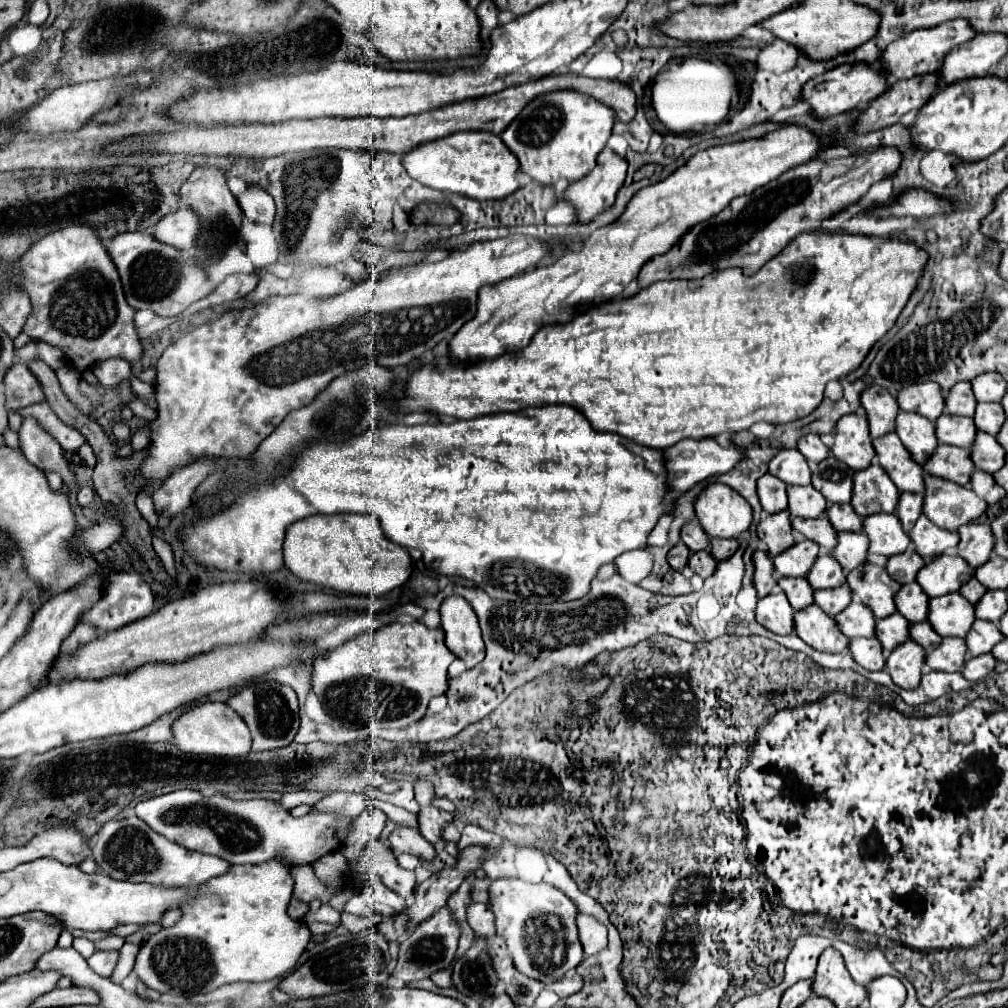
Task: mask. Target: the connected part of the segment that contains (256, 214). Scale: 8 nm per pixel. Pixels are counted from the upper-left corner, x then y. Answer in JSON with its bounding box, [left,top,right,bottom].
[238,184,276,224]

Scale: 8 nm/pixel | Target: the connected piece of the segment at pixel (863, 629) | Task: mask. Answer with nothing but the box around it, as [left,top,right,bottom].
[836,600,876,638]

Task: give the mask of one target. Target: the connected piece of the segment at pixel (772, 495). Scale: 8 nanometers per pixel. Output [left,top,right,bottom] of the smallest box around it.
[758,474,788,514]

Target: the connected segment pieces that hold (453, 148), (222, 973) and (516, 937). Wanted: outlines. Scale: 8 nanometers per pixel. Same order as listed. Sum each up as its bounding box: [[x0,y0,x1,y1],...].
[[402,132,522,200],[134,860,310,996],[490,878,584,984]]

